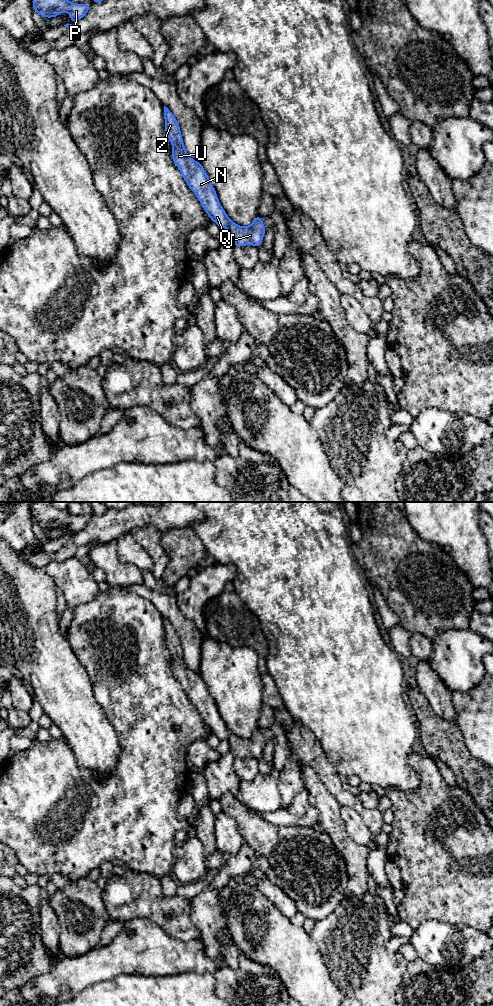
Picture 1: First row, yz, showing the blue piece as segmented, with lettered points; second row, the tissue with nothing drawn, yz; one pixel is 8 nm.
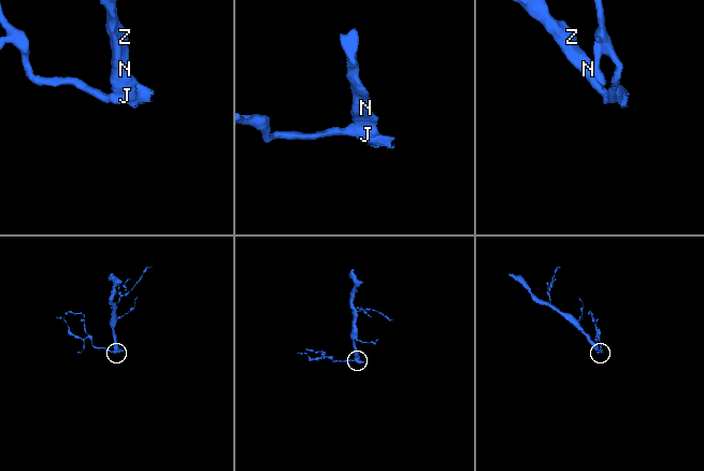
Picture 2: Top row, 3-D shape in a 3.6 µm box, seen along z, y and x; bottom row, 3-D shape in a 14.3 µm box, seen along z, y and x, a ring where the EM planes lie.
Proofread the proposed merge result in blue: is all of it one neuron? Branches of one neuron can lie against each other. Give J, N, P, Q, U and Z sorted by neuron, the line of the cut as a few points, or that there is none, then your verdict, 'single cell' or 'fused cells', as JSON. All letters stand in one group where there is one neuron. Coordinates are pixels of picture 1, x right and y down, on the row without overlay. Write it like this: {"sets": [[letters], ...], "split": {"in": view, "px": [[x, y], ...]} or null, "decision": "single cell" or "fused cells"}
{"sets": [["J", "N", "P", "Q", "U", "Z"]], "split": null, "decision": "single cell"}

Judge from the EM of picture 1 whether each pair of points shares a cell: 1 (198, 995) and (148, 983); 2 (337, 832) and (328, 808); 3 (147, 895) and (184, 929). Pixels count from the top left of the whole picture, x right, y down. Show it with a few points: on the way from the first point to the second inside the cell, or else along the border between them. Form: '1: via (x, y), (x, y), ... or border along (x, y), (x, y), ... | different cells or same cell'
1: via (186, 995), (160, 995) | same cell
2: via (334, 826), (329, 814) | same cell
3: via (157, 905), (161, 909), (170, 912), (175, 919) | same cell

